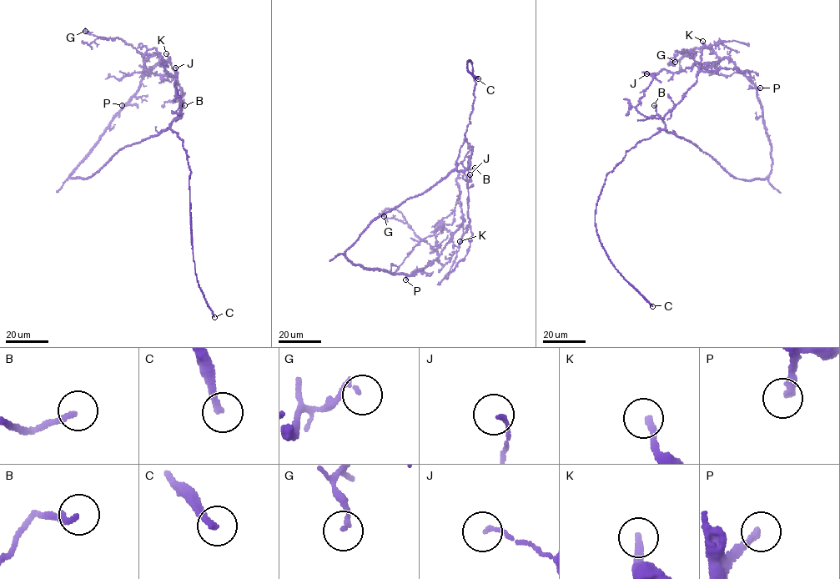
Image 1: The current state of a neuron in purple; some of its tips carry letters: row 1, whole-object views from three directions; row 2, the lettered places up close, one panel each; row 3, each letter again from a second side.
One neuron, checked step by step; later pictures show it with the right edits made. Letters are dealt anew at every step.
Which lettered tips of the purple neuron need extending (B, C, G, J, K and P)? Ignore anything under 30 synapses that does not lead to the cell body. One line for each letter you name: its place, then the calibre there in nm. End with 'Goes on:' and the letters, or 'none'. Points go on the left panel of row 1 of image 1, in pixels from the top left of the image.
B: place (184, 105); calibre 200 nm
C: place (214, 317); calibre 240 nm
P: place (122, 105); calibre 260 nm
Goes on: B, C, P

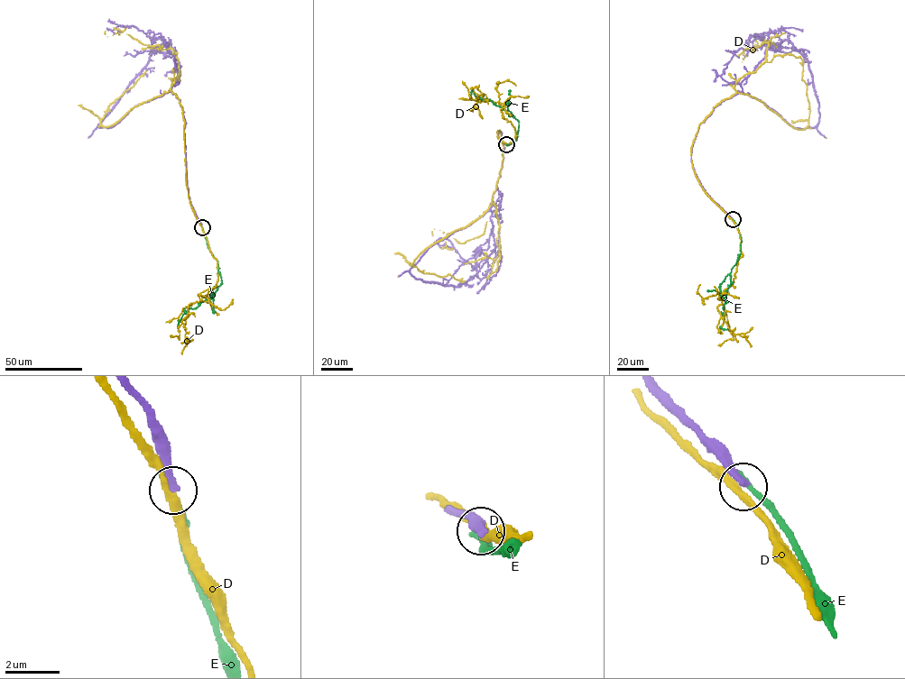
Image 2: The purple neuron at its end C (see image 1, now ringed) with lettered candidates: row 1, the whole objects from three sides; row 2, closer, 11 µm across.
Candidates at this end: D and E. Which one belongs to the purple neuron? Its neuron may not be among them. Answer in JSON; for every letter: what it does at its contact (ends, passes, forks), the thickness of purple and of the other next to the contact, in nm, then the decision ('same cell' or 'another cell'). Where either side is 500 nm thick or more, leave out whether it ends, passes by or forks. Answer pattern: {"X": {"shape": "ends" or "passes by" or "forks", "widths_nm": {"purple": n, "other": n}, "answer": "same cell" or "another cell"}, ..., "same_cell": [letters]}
{"D": {"shape": "passes by", "widths_nm": {"purple": 380, "other": 300}, "answer": "another cell"}, "E": {"shape": "ends", "widths_nm": {"purple": 320, "other": 200}, "answer": "another cell"}, "same_cell": []}

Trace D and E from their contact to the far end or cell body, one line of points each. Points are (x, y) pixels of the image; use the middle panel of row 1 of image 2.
D: (505, 143), (497, 132), (503, 159), (488, 208), (426, 248), (413, 262), (421, 272), (466, 281)
E: (506, 144), (515, 141), (518, 121), (491, 101), (476, 96), (472, 90), (469, 96)

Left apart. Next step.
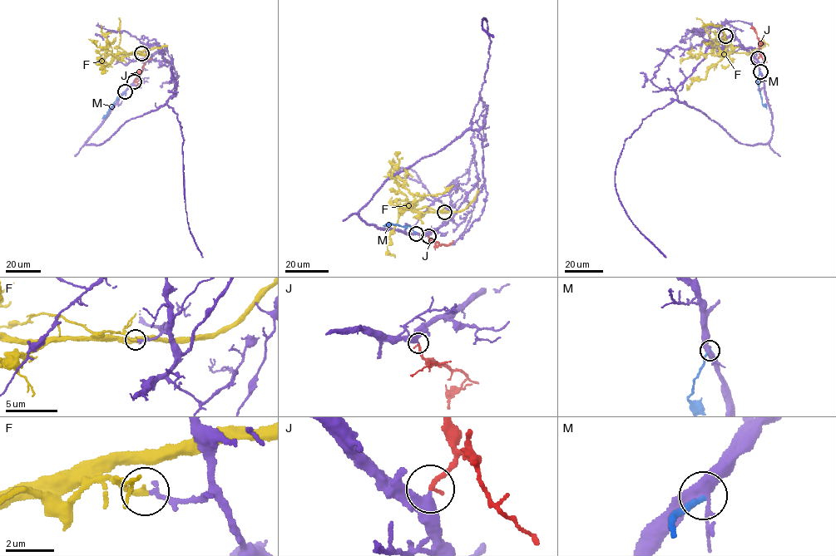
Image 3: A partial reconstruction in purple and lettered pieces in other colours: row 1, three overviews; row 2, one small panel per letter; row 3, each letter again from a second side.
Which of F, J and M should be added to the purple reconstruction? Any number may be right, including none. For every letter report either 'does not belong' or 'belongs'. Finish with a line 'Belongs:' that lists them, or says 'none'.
F: does not belong
J: belongs
M: does not belong
Belongs: J

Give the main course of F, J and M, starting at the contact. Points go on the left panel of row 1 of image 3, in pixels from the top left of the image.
F: (141, 53), (117, 54), (115, 56), (118, 58), (107, 47), (99, 47), (93, 41), (96, 45)
J: (134, 82), (146, 59), (150, 58)
M: (125, 91), (102, 119)

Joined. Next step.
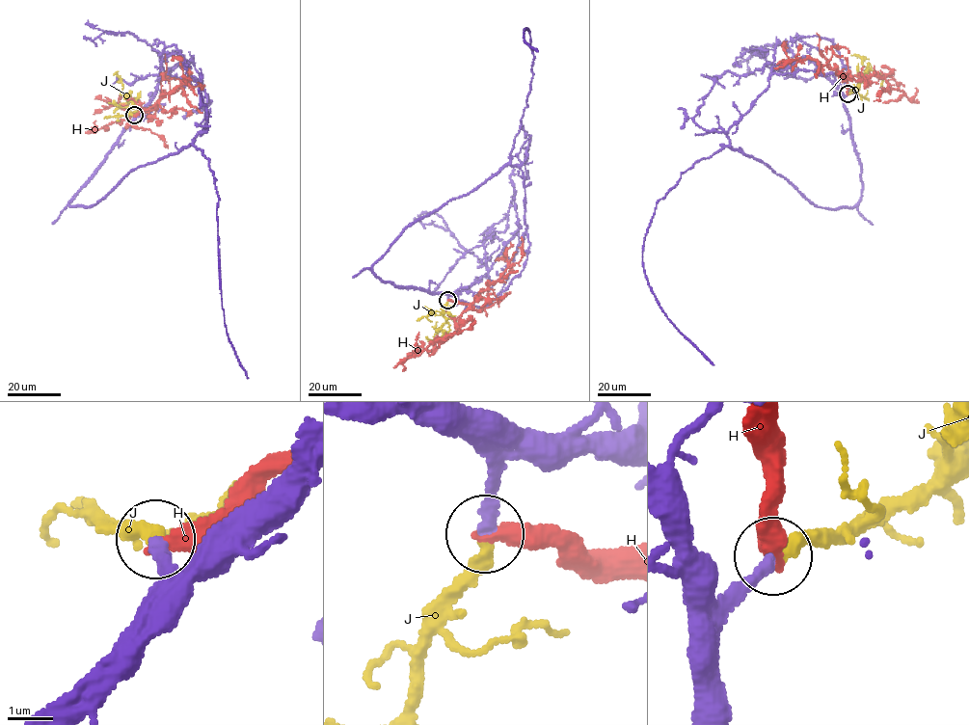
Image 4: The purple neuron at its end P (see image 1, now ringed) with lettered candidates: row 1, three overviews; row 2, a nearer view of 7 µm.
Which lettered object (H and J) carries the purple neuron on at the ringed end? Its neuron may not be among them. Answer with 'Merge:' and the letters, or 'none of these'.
Merge: J

